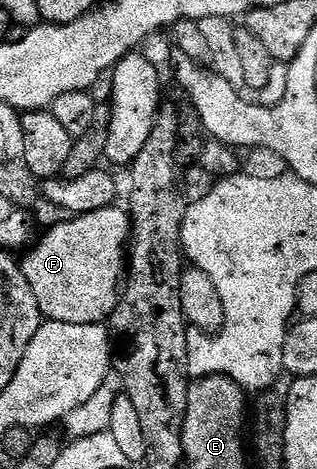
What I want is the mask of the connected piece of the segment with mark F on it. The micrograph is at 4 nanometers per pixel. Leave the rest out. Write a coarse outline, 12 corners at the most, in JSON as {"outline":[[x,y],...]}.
{"outline":[[68,216],[21,268],[46,320],[101,325],[125,281],[131,218]]}

